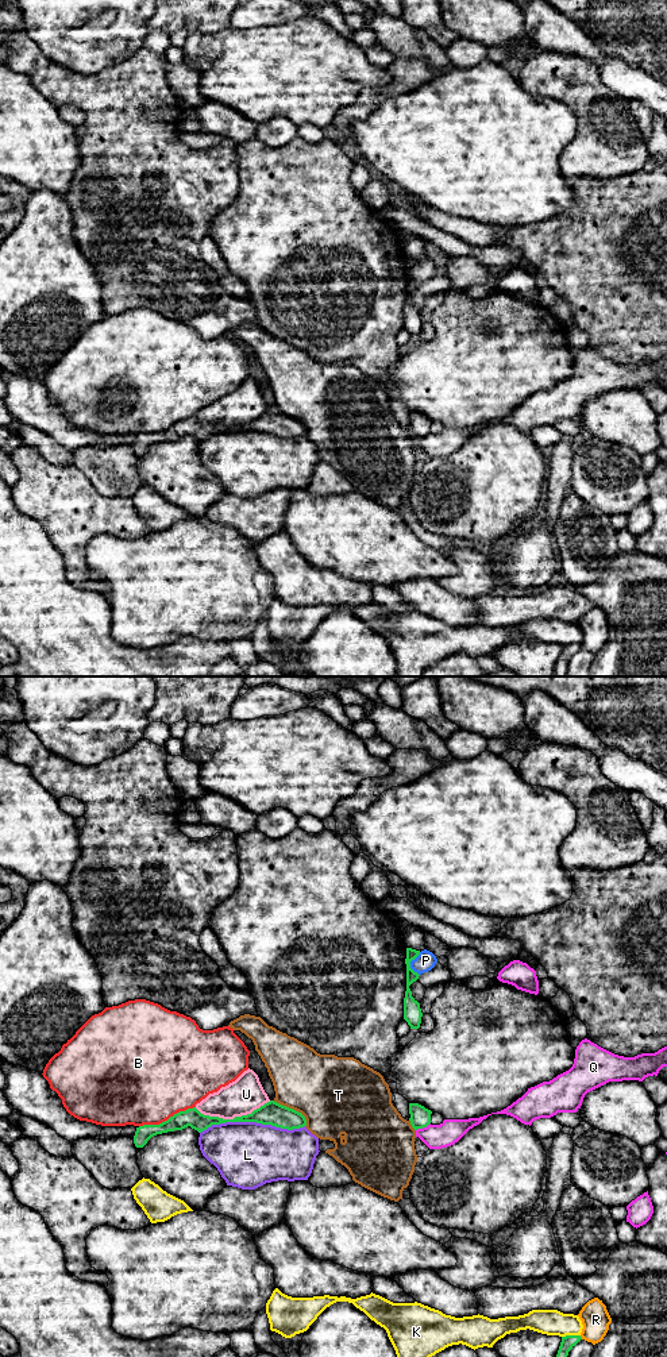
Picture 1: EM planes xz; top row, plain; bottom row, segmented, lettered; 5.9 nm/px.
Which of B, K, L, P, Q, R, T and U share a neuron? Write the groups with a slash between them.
B / K / L / P / Q / R / T / U

